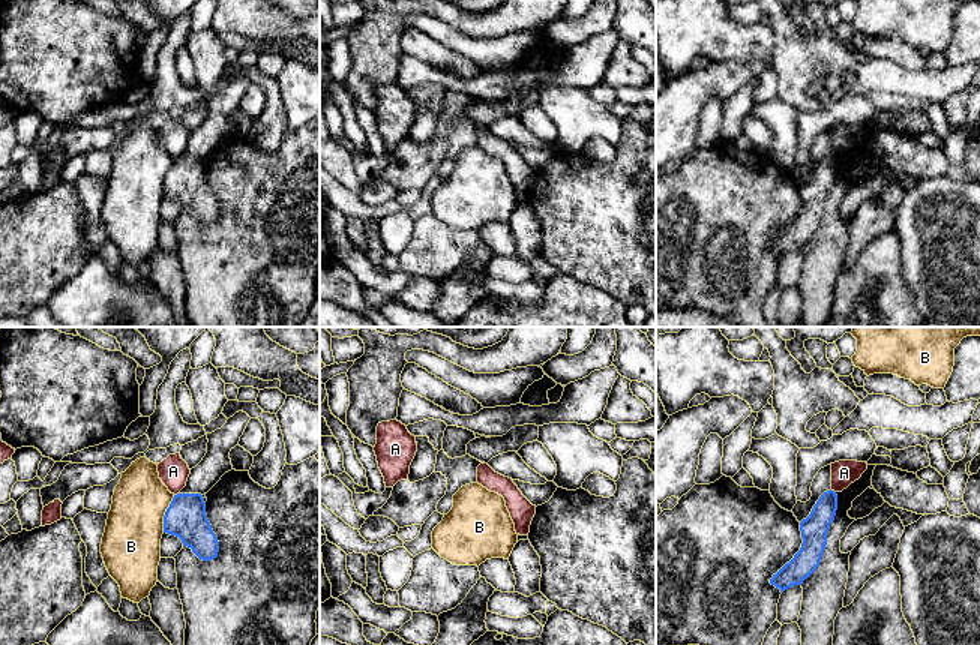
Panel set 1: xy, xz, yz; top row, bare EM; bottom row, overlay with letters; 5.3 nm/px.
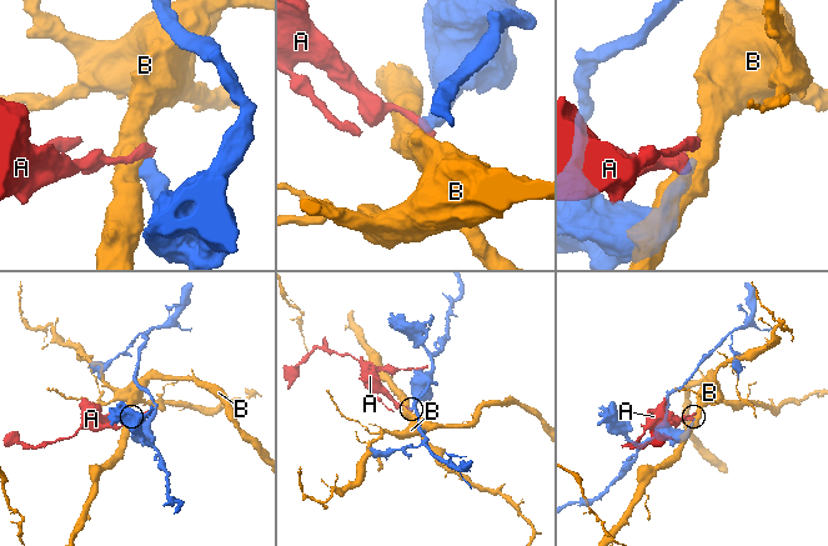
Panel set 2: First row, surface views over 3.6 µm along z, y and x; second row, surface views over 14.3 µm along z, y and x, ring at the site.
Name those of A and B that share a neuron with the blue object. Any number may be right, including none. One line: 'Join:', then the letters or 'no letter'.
Join: no letter

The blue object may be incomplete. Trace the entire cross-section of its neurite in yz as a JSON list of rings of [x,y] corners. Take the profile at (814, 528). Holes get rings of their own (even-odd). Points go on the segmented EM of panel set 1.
[[[830,489],[819,496],[810,514],[800,522],[803,538],[800,550],[770,579],[770,584],[779,588],[780,592],[794,585],[801,585],[816,570],[836,510],[837,495]]]

